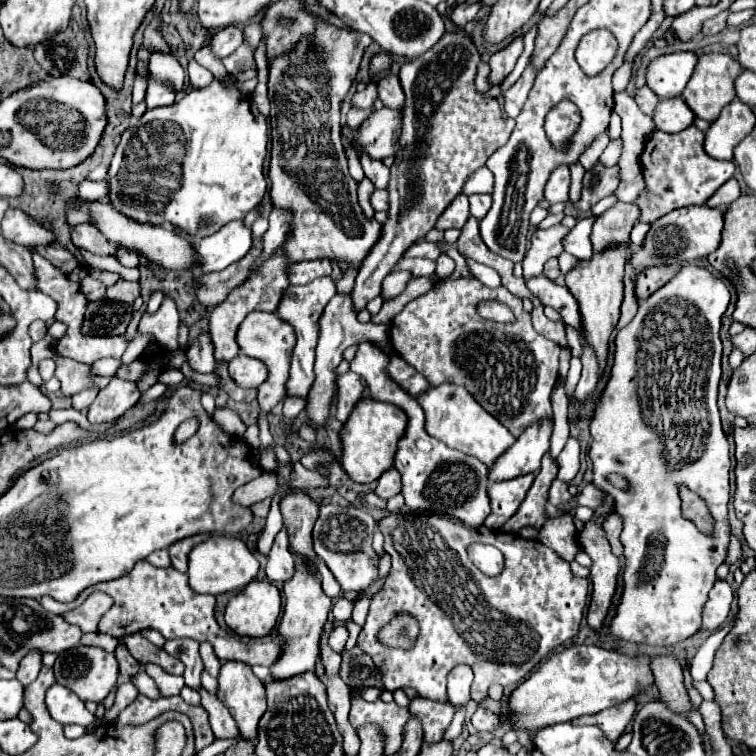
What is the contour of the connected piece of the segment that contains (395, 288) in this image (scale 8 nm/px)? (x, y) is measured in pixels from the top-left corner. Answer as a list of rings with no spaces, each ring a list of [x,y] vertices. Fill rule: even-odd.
[[[390,272],[386,278],[384,278],[384,286],[382,286],[382,298],[384,300],[390,300],[390,298],[396,298],[398,294],[404,292],[406,284],[410,280],[410,272]]]

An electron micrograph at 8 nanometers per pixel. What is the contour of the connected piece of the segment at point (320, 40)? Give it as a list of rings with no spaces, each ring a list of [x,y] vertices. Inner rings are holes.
[[[320,22],[318,28],[316,28],[316,34],[314,38],[308,38],[304,42],[298,44],[298,50],[294,50],[290,56],[286,58],[278,58],[274,62],[270,62],[270,80],[268,80],[268,96],[270,96],[270,102],[272,102],[272,110],[270,110],[270,126],[272,126],[272,158],[270,158],[270,170],[268,170],[268,176],[270,176],[270,184],[272,184],[272,204],[274,206],[282,206],[282,208],[290,208],[294,212],[294,222],[292,222],[292,228],[290,232],[294,232],[292,240],[286,240],[284,244],[284,252],[286,256],[292,260],[292,262],[302,262],[302,260],[322,260],[322,258],[328,258],[332,262],[336,262],[342,272],[350,270],[350,268],[360,268],[362,266],[362,260],[366,258],[366,254],[370,254],[370,250],[374,248],[374,242],[378,242],[378,236],[382,236],[382,224],[378,220],[368,220],[362,212],[362,208],[358,206],[358,182],[350,176],[348,172],[348,162],[346,162],[346,154],[344,154],[344,146],[342,146],[342,138],[340,138],[340,104],[342,104],[342,98],[346,96],[346,92],[350,90],[352,86],[352,80],[356,78],[356,72],[358,72],[358,66],[360,66],[360,60],[362,60],[362,54],[364,54],[364,48],[370,46],[372,38],[368,34],[360,34],[360,32],[348,32],[348,30],[342,30],[342,28],[336,28],[332,24],[326,24],[326,22]]]

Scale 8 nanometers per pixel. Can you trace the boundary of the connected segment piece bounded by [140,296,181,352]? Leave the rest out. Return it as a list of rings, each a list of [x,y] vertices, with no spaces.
[[[165,296],[156,314],[144,312],[140,320],[140,332],[152,334],[154,340],[172,352],[178,348],[179,312],[172,298]]]

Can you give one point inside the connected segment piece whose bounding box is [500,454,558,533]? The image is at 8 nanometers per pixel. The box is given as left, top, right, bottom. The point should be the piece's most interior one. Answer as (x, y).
(532, 512)

